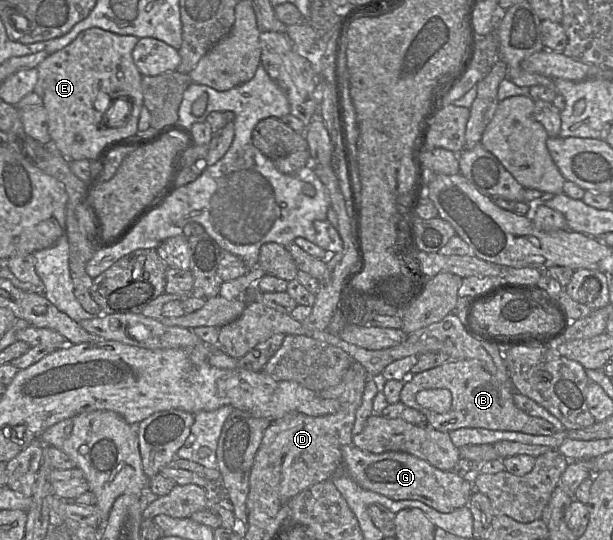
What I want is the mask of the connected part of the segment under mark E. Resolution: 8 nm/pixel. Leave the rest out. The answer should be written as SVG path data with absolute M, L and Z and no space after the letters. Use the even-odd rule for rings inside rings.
M98 27L89 28L38 65L34 92L42 98L47 111L48 130L54 148L69 161L93 161L106 143L132 137L139 131L139 117L144 106L143 75L133 59L133 50L139 39ZM122 100L129 102L128 116L124 121L111 122L110 117L116 107L122 105Z

